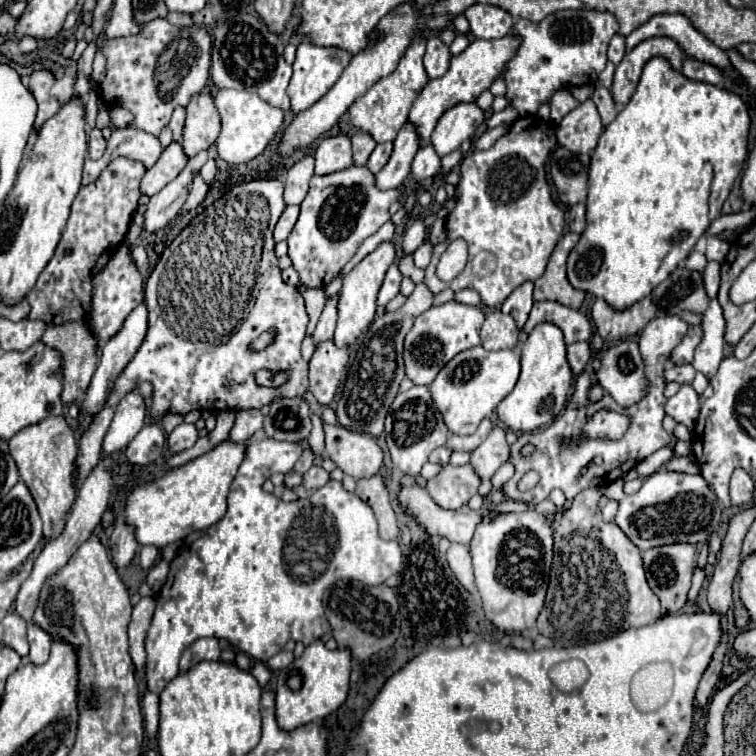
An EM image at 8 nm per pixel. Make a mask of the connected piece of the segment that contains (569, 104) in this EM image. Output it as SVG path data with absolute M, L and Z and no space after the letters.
M558 90L550 100L552 100L552 120L554 120L554 124L558 124L562 120L562 116L566 116L570 110L574 110L578 106L578 100L568 90Z

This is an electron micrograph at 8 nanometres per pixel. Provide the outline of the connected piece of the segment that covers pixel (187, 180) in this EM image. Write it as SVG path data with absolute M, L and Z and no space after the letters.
M200 152L198 156L194 156L194 160L188 160L180 176L150 198L150 202L146 204L146 212L144 212L144 224L142 224L144 232L154 234L162 230L178 214L178 210L186 202L186 196L190 194L194 176L202 170L208 158L210 158L210 152Z

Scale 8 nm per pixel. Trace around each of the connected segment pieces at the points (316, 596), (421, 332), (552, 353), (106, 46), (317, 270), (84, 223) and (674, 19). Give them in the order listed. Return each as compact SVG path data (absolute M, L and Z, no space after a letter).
M270 436L252 438L246 446L244 462L230 486L228 512L222 520L208 528L204 536L194 540L170 562L170 574L156 596L156 610L146 636L146 682L150 692L160 694L164 690L164 686L178 674L182 652L198 638L224 638L236 650L252 656L254 660L268 662L286 646L288 640L308 646L320 640L324 632L330 632L322 606L324 590L330 584L352 578L366 586L380 586L386 578L402 572L402 552L398 542L386 542L378 536L372 508L352 492L346 492L340 482L330 480L306 498L310 502L302 502L302 498L298 502L282 502L278 496L262 490L262 484L274 472L292 470L302 450L304 448L300 444L276 442Z
M446 302L442 306L432 306L414 320L412 330L404 340L404 368L406 376L420 386L430 386L436 374L448 364L456 354L480 344L480 328L484 322L484 312L476 306L466 306L458 302Z
M538 324L522 344L522 372L514 390L498 404L498 418L516 434L534 432L554 422L566 408L568 392L574 384L570 366L566 364L566 344L562 330L554 324Z
M164 18L150 20L134 36L120 36L120 38L104 40L102 52L106 56L106 78L98 84L100 98L108 106L122 106L132 112L134 120L128 124L128 128L136 128L136 130L148 132L152 136L158 136L160 130L164 126L168 126L174 108L178 108L178 106L186 108L190 104L190 100L208 86L210 48L212 48L212 40L204 26L180 28L180 26L170 24Z
M350 166L350 168L346 168L342 172L334 172L330 176L312 176L310 190L308 190L304 202L300 204L298 222L288 238L288 256L292 260L294 270L300 276L300 282L306 288L326 288L340 274L342 266L356 254L358 246L370 234L374 234L382 224L386 224L390 220L388 208L396 200L402 200L402 190L394 188L394 190L378 192L378 188L374 188L374 174L366 166Z
M116 158L98 176L94 184L82 186L72 204L68 224L62 232L56 254L40 274L28 302L32 306L30 320L62 324L66 320L88 320L92 278L106 266L106 260L116 252L130 228L130 214L138 206L140 180L146 168L136 160Z
M662 14L650 18L642 28L636 28L630 36L626 36L626 50L630 52L642 40L656 36L672 38L688 58L712 64L720 68L724 74L728 74L734 82L740 82L740 74L734 70L728 54L722 48L714 46L700 32L696 32L690 20L686 20L686 16L682 14Z

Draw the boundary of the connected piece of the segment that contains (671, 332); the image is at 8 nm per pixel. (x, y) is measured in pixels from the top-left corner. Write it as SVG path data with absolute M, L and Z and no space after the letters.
M660 316L650 320L638 338L646 368L650 368L650 372L662 372L670 352L686 336L686 332L688 322L678 316Z

